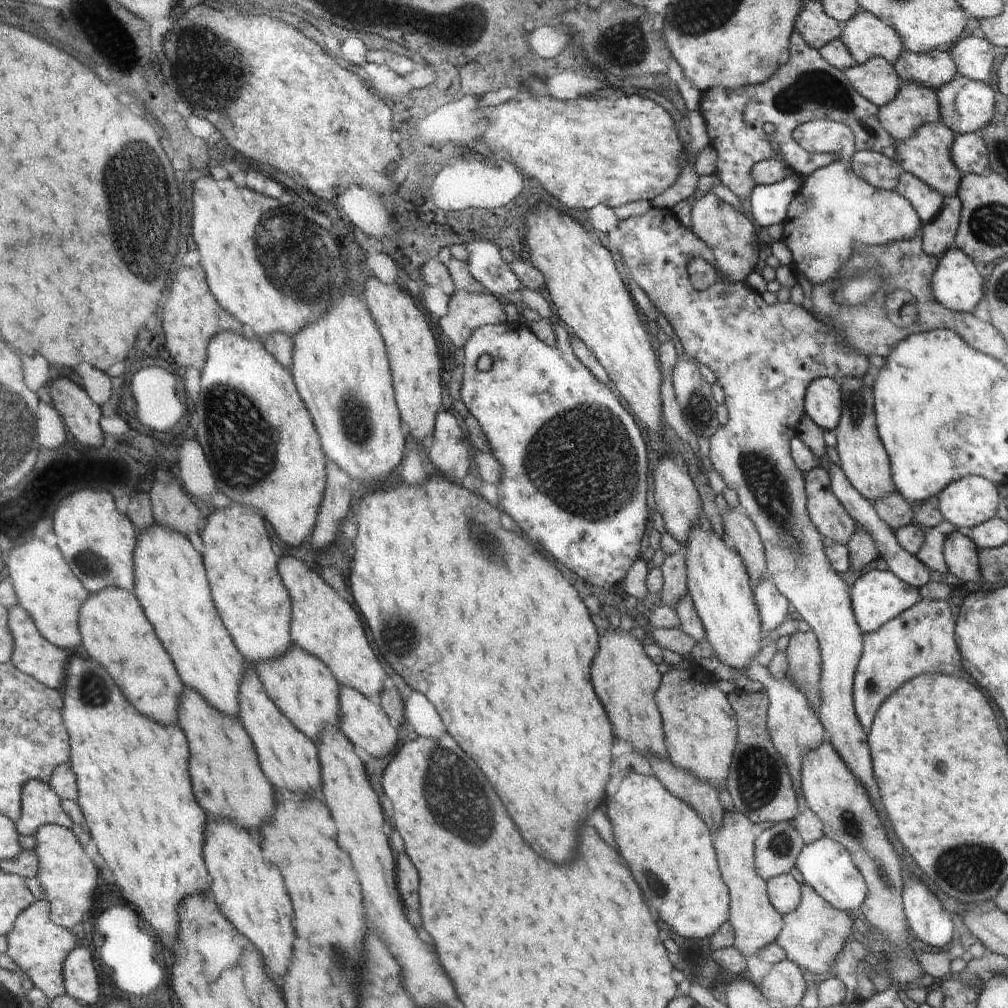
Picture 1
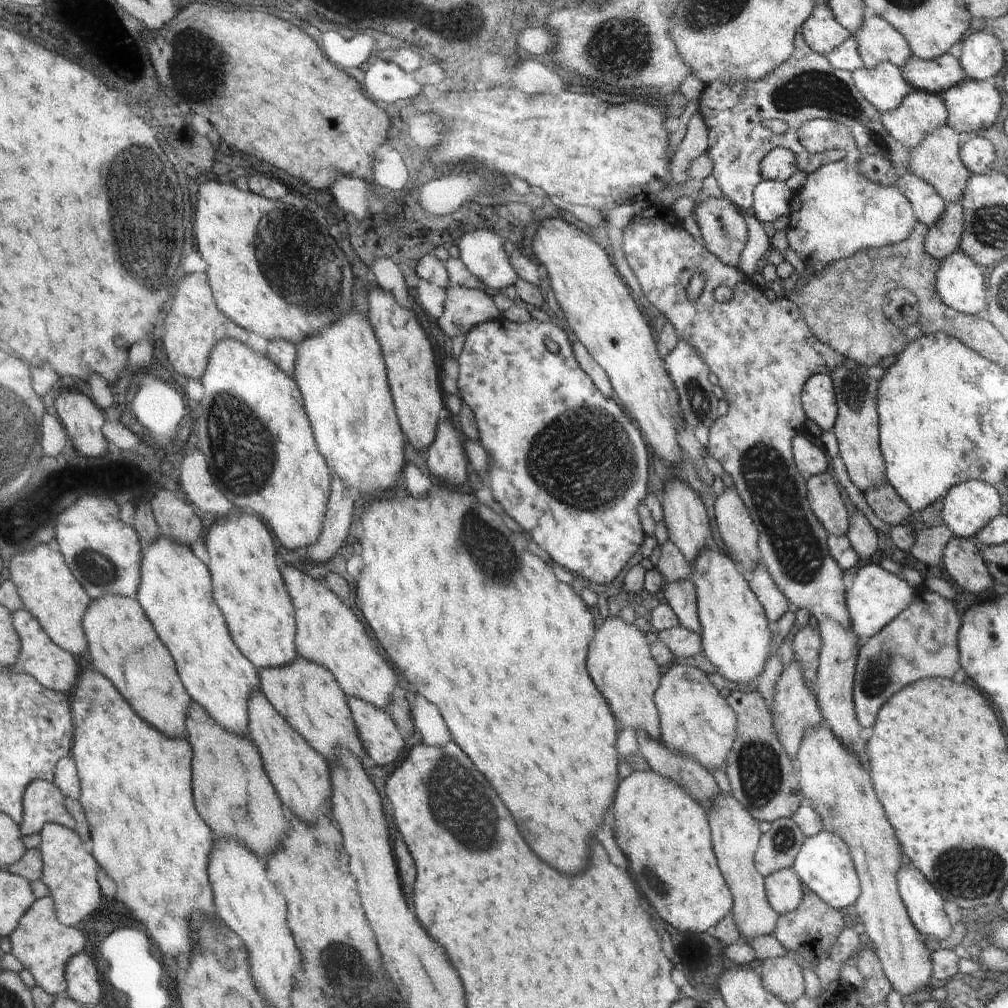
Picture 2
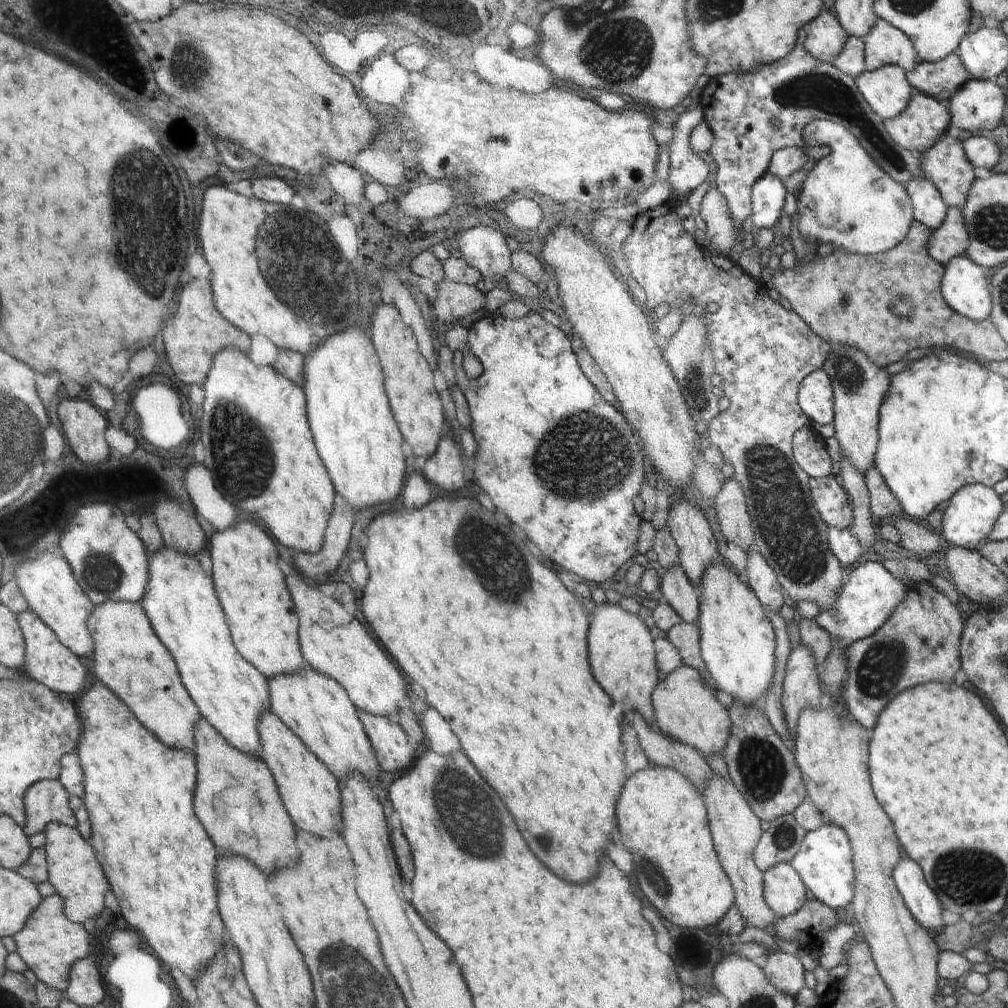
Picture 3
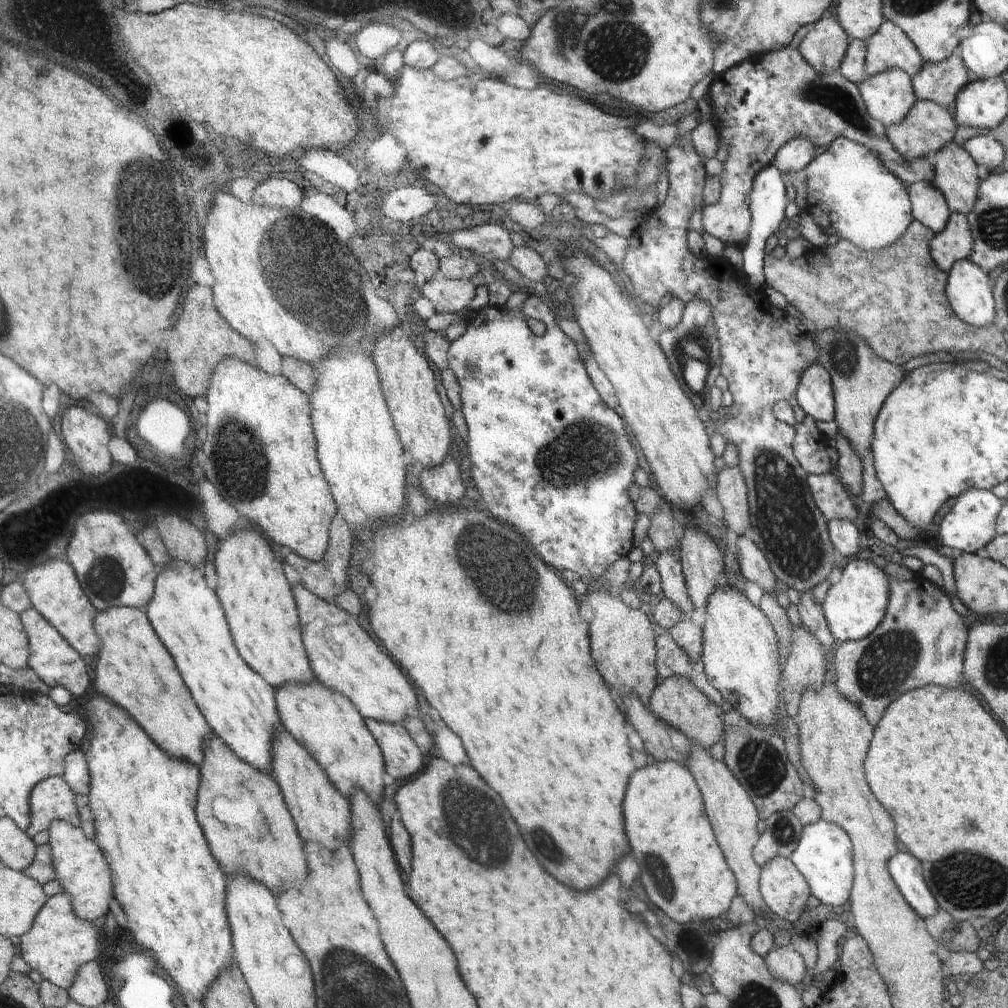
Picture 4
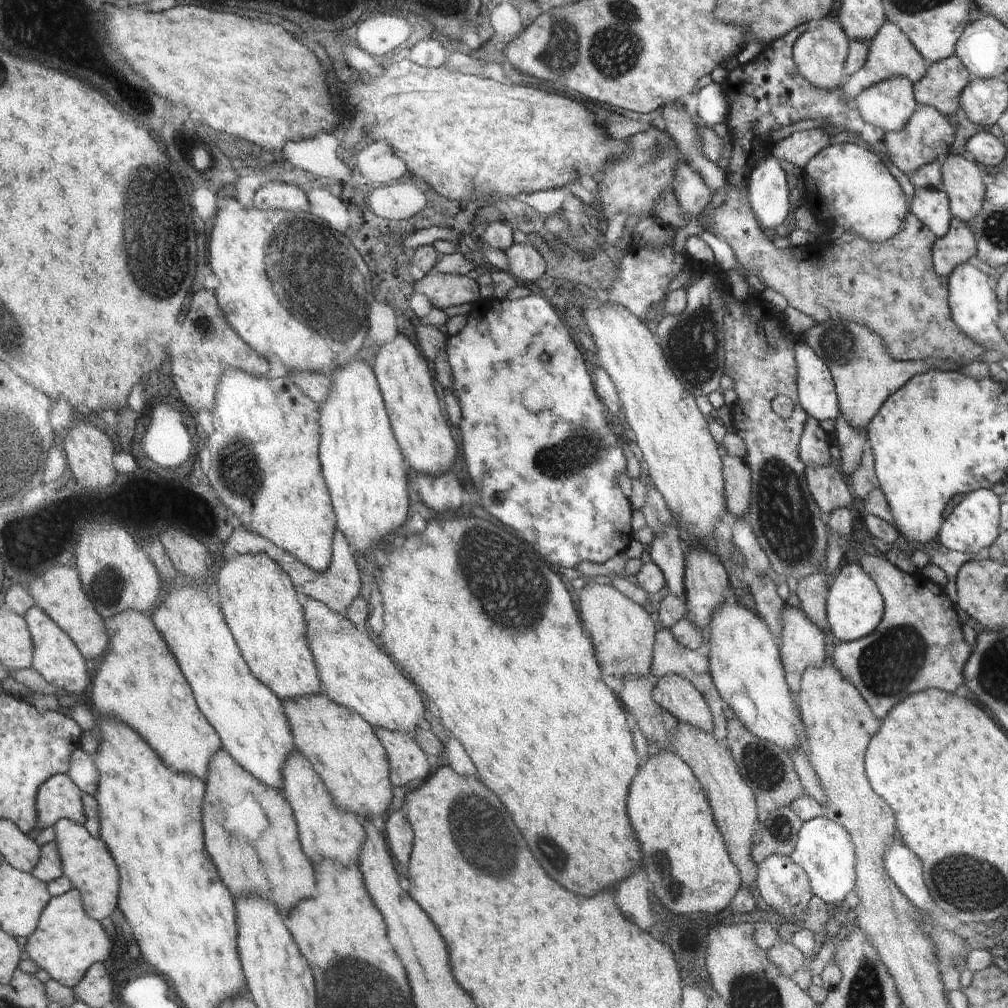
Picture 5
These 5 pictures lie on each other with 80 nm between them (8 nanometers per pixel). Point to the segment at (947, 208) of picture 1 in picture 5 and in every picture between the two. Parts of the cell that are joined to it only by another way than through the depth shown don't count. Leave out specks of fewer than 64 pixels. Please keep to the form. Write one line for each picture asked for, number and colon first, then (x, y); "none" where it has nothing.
2: (944, 238)
3: (951, 239)
4: (956, 243)
5: (951, 251)

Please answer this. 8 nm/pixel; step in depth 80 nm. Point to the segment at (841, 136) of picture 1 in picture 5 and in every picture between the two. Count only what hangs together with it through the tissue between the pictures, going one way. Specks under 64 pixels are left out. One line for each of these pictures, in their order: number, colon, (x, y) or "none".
2: (839, 211)
3: (847, 200)
4: (851, 194)
5: (848, 186)

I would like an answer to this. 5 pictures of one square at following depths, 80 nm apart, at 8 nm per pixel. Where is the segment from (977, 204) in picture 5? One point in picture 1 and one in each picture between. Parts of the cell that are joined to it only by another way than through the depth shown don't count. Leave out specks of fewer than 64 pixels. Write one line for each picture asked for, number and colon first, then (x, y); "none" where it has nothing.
1: (927, 154)
2: (936, 159)
3: (945, 163)
4: (955, 172)

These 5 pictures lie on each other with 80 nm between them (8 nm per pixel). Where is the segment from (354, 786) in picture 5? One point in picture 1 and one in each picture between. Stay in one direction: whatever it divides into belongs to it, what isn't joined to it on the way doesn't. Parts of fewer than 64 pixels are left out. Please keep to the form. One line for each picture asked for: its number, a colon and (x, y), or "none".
1: (300, 684)
2: (309, 696)
3: (315, 707)
4: (326, 723)

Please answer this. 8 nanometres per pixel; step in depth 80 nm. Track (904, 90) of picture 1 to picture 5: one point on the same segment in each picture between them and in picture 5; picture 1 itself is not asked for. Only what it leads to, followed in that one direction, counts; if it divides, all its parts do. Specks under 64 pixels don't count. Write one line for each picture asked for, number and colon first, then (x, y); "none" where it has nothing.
2: (919, 112)
3: (917, 127)
4: (928, 127)
5: (928, 133)

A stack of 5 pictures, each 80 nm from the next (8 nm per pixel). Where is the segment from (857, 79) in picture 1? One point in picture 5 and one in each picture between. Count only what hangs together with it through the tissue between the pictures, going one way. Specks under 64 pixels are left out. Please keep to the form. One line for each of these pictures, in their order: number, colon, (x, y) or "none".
2: (883, 85)
3: (888, 91)
4: (889, 97)
5: (890, 105)

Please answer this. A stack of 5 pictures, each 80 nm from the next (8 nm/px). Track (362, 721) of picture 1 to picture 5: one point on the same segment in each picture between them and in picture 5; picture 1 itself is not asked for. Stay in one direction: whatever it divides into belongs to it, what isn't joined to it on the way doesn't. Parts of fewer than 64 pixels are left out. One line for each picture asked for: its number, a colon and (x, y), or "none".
2: (383, 741)
3: (389, 740)
4: (403, 758)
5: (408, 761)

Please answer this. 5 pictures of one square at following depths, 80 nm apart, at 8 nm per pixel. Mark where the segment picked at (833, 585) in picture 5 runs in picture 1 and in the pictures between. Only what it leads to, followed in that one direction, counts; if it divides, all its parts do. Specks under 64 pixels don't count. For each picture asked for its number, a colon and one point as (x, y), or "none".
1: (878, 596)
2: (877, 597)
3: (871, 594)
4: (855, 606)

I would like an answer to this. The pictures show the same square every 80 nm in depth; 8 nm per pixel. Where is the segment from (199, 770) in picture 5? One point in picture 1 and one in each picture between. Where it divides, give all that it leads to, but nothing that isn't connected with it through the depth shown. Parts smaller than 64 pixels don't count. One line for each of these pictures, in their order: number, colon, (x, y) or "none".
1: (115, 632)
2: (123, 646)
3: (130, 658)
4: (134, 667)

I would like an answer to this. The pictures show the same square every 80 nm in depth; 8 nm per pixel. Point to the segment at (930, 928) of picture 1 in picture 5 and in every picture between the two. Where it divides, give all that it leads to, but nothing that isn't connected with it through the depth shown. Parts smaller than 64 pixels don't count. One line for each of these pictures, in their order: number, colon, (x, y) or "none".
2: (925, 905)
3: (922, 901)
4: (906, 871)
5: (903, 866)

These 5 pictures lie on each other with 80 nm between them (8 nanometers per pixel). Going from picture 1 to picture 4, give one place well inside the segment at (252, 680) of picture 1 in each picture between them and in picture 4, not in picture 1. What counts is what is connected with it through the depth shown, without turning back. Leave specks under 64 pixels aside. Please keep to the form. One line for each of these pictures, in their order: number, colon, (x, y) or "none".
2: (301, 774)
3: (313, 794)
4: (323, 814)

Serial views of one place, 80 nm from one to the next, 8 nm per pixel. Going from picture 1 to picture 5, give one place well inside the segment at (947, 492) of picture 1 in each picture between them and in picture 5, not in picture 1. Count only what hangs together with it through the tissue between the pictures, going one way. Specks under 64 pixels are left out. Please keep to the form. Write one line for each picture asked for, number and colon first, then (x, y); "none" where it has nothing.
2: (967, 508)
3: (968, 519)
4: (971, 524)
5: (974, 524)

